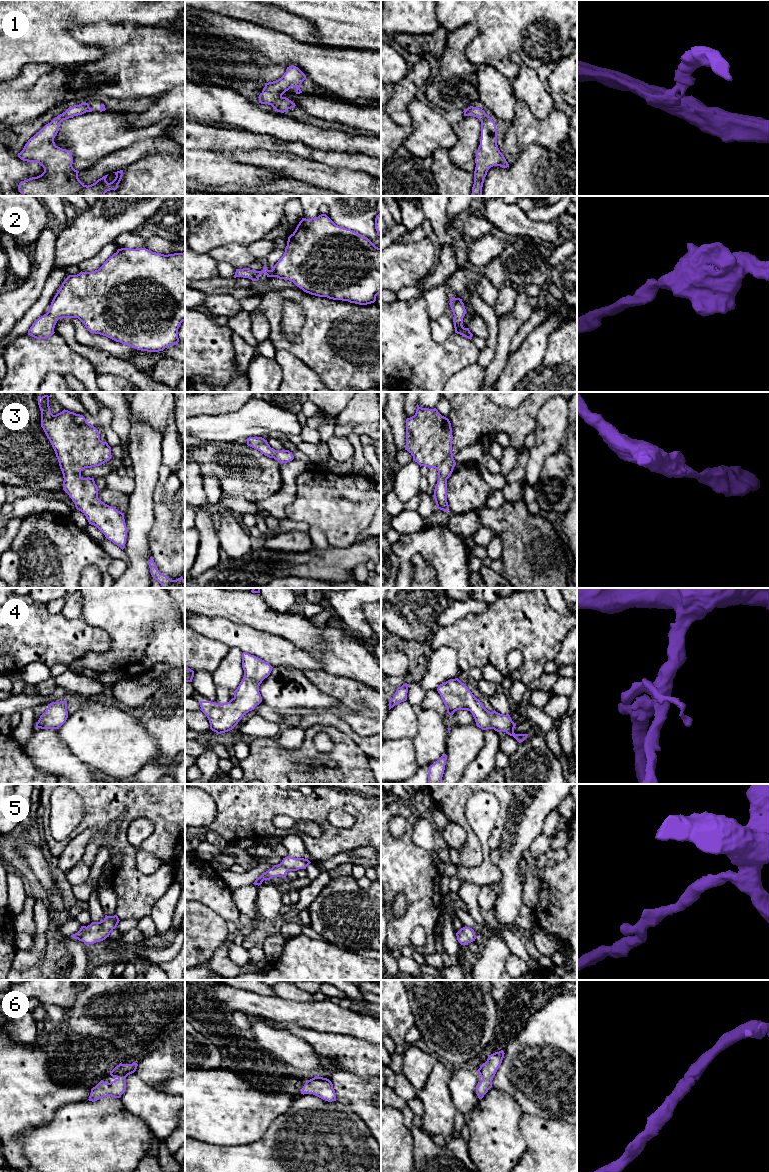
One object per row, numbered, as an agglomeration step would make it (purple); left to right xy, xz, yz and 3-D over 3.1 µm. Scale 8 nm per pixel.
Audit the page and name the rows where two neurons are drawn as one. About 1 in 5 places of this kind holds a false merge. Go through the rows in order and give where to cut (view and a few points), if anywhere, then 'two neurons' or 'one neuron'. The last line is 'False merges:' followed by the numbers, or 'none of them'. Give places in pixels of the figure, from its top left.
1: cut none; one neuron
2: cut none; one neuron
3: cut none; one neuron
4: cut none; one neuron
5: cut none; one neuron
6: cut none; one neuron
False merges: none of them

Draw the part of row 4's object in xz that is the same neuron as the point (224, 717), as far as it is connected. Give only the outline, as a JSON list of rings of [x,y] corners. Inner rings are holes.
[[[243,652],[242,668],[244,677],[229,702],[199,702],[200,710],[209,720],[210,729],[217,734],[232,730],[246,713],[262,702],[259,686],[270,675],[273,667],[264,660]]]

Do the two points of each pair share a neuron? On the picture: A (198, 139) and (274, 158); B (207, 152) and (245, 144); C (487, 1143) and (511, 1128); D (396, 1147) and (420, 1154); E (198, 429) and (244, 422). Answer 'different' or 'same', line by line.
A: different
B: same
C: same
D: different
E: same

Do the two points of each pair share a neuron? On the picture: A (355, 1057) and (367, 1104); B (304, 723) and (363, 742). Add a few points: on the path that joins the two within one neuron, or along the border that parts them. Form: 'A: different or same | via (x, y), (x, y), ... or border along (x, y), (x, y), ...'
A: different | border along (341, 1070), (353, 1072), (361, 1077), (370, 1077)
B: same | via (319, 720), (334, 720), (348, 731)

